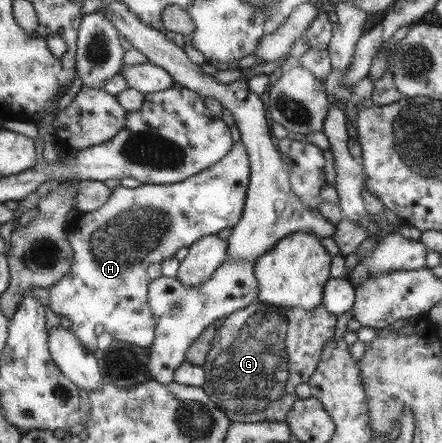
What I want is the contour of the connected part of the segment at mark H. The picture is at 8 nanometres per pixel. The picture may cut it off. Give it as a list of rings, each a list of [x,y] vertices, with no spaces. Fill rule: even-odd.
[[[237,141],[233,148],[213,166],[197,175],[173,184],[141,184],[126,188],[117,185],[107,202],[93,212],[85,212],[67,221],[67,240],[73,250],[70,272],[49,287],[48,305],[55,315],[71,322],[70,332],[88,352],[95,350],[94,328],[101,325],[103,331],[133,346],[149,348],[154,340],[155,322],[148,304],[148,287],[143,284],[143,270],[151,264],[170,259],[181,248],[189,248],[202,236],[217,234],[223,228],[233,228],[242,216],[249,186],[249,167],[246,149]]]

